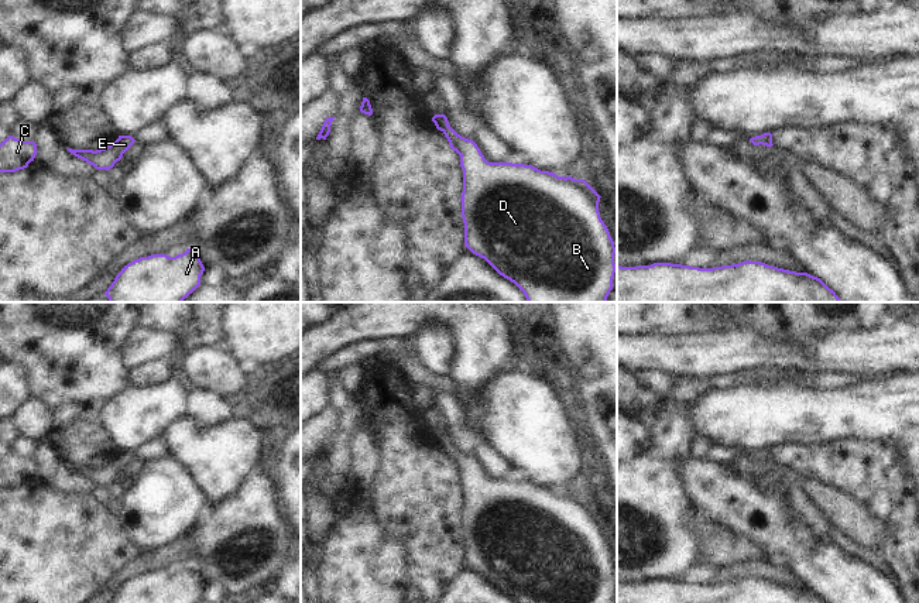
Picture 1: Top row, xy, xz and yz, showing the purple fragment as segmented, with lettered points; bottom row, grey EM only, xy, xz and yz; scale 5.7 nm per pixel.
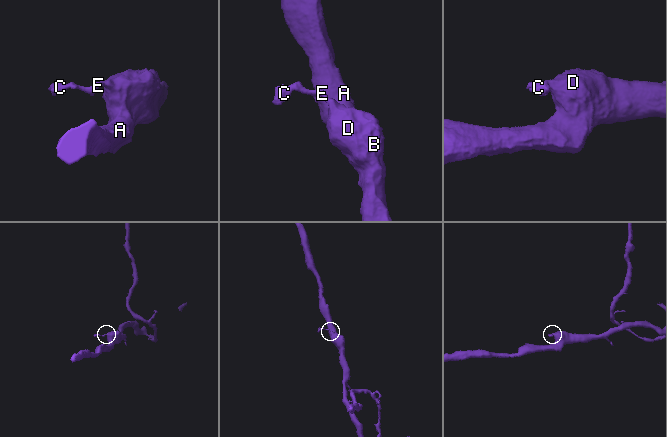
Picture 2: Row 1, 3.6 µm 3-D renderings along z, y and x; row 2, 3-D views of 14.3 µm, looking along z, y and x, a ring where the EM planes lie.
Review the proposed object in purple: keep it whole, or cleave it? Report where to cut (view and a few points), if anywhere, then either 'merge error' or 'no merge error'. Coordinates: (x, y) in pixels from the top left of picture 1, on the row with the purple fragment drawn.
no cut | no merge error

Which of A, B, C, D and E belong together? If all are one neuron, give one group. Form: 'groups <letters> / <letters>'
groups A B C D E

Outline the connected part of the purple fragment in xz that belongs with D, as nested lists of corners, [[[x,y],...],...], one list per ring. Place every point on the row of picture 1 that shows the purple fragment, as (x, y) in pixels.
[[[435,114],[432,121],[445,134],[450,148],[460,155],[466,247],[514,282],[528,302],[606,302],[613,289],[617,249],[600,217],[601,196],[584,179],[558,177],[531,164],[488,162],[473,140],[462,137],[449,126],[445,114]]]

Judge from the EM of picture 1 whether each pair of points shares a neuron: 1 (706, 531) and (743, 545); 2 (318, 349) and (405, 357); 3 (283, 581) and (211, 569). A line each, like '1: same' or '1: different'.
1: same
2: different
3: different

